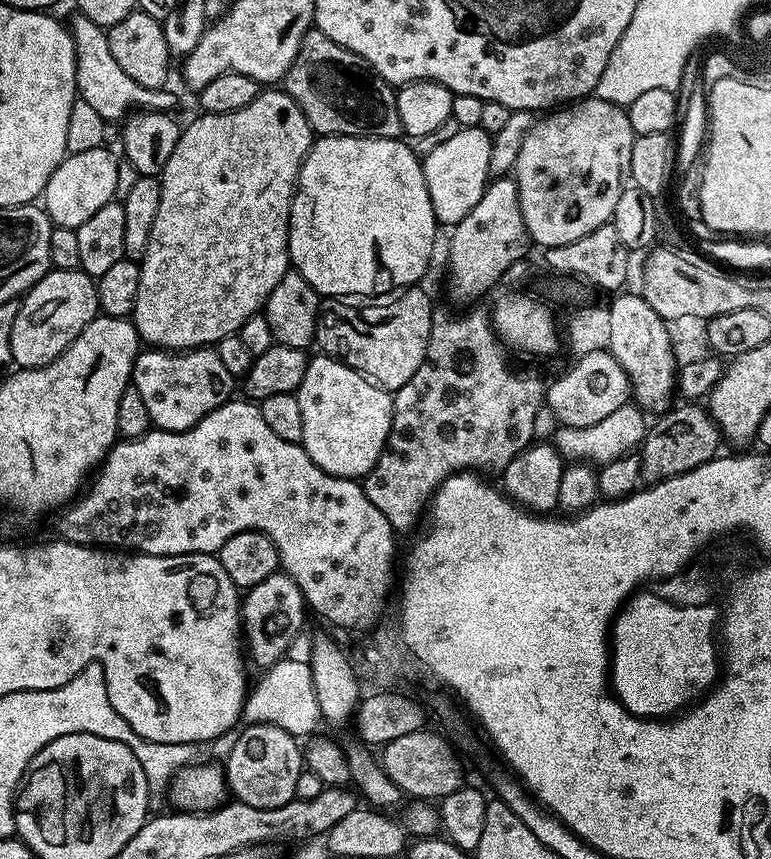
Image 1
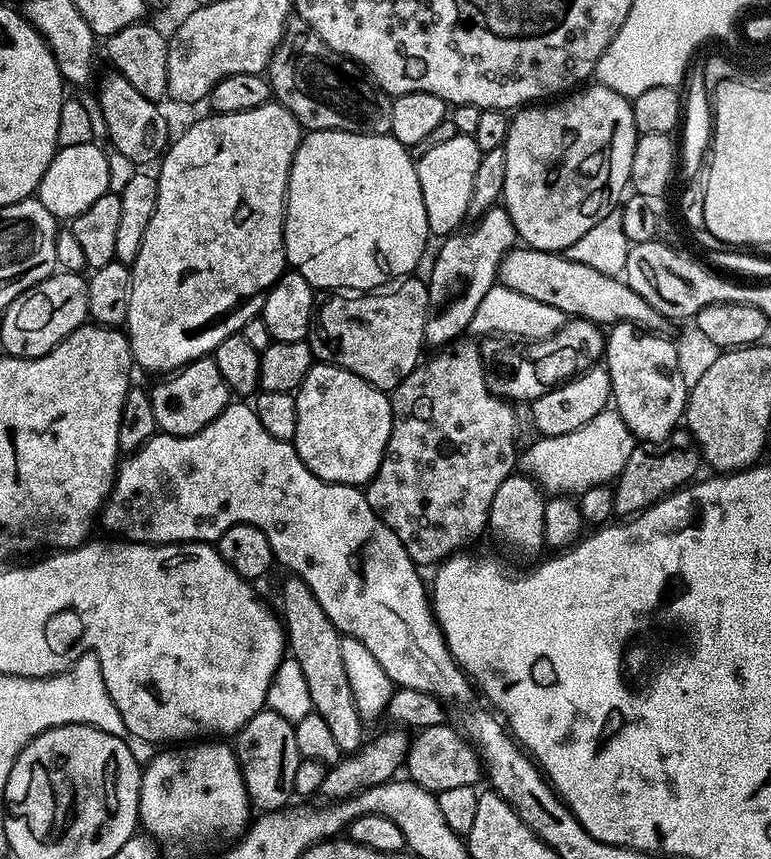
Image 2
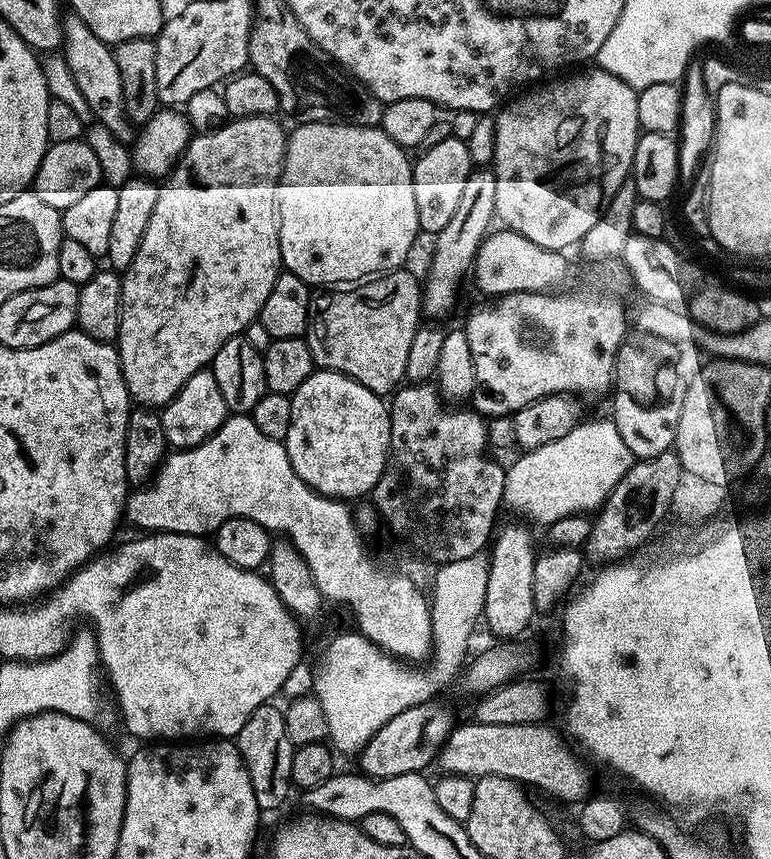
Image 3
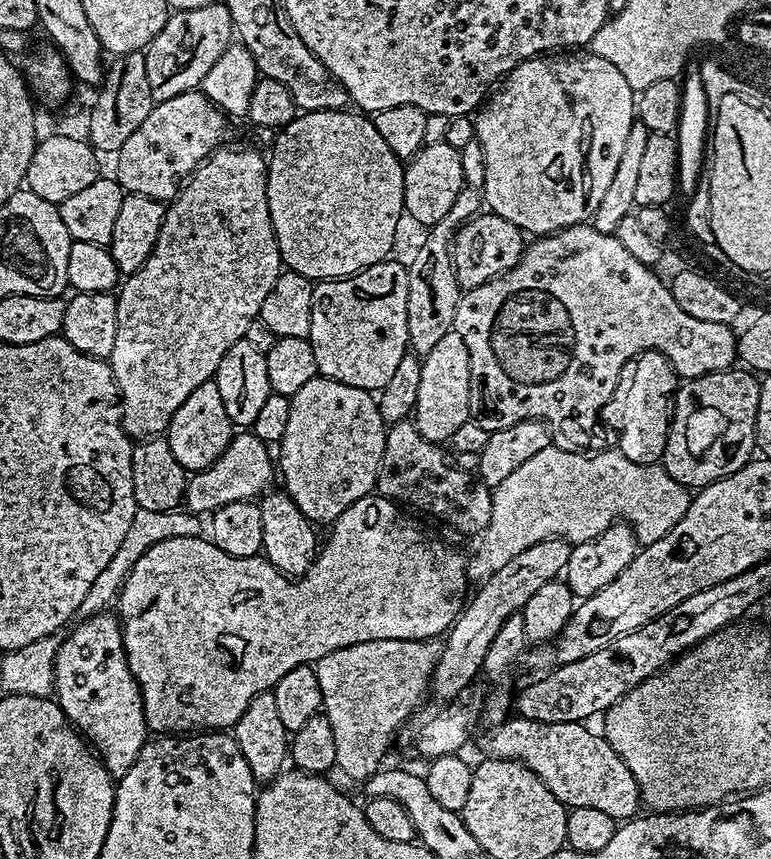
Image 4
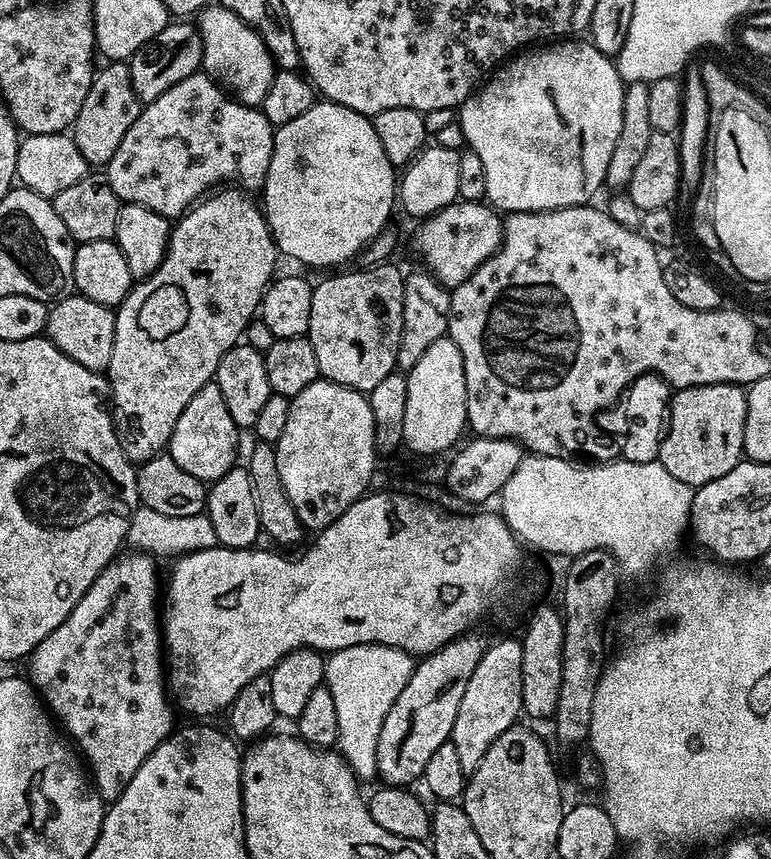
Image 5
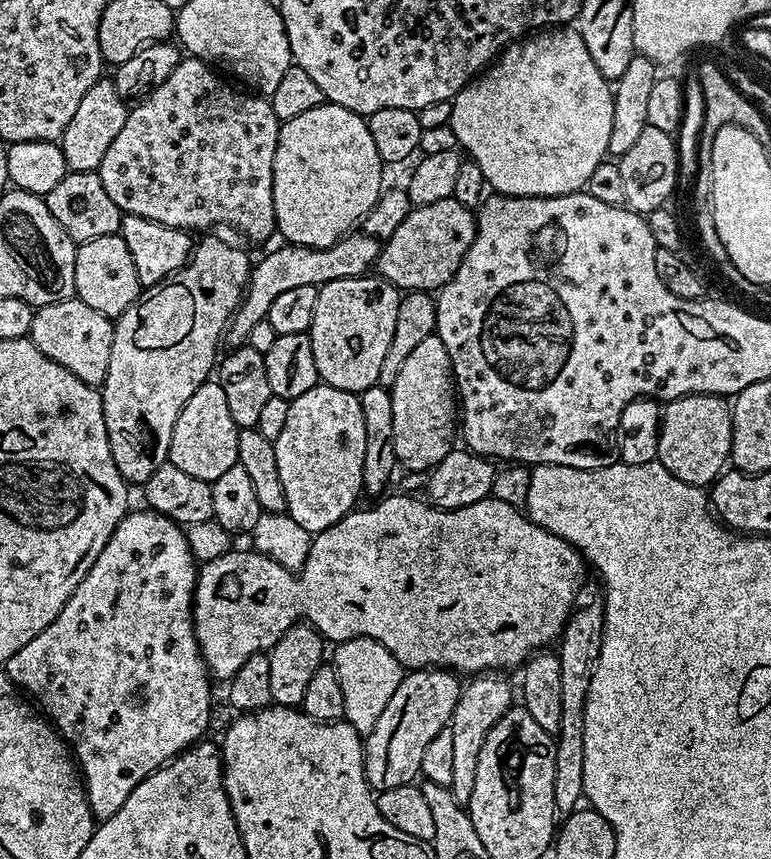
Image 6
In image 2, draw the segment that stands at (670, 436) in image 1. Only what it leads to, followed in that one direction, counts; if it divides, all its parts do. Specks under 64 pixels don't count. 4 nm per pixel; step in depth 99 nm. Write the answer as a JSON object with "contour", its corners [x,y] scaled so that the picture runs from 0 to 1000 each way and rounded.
{"contour":[[[878,501],[872,504],[869,509],[870,515],[860,517],[838,517],[831,516],[820,527],[812,538],[812,542],[799,555],[796,560],[796,572],[799,579],[796,580],[796,589],[799,590],[798,600],[804,603],[815,603],[827,596],[834,596],[846,587],[851,587],[861,577],[869,576],[870,573],[877,572],[878,568],[888,567],[904,553],[901,552],[907,545],[911,545],[911,532],[907,520],[896,519],[891,522],[887,517],[898,517],[900,509],[896,503],[891,501]]]}

